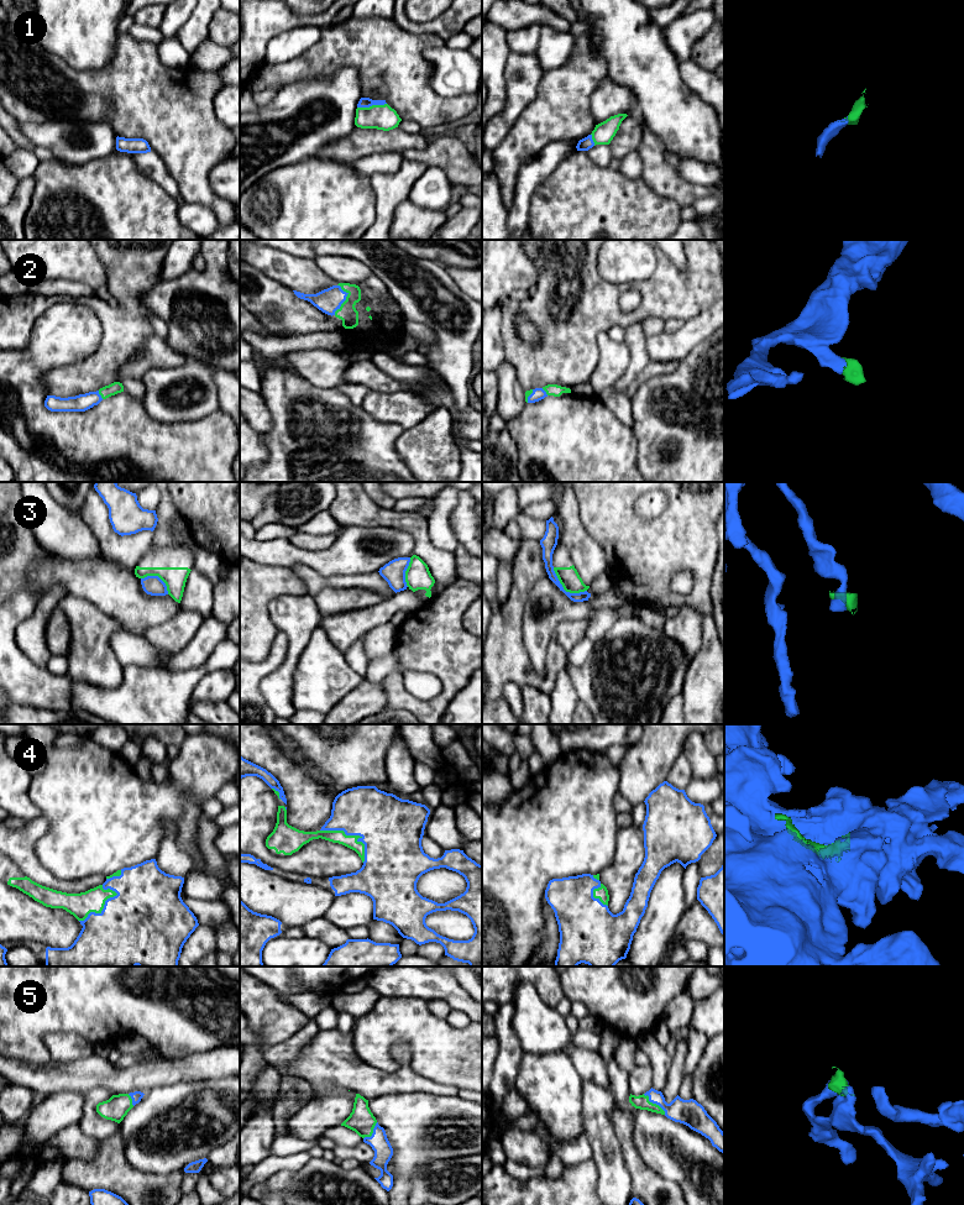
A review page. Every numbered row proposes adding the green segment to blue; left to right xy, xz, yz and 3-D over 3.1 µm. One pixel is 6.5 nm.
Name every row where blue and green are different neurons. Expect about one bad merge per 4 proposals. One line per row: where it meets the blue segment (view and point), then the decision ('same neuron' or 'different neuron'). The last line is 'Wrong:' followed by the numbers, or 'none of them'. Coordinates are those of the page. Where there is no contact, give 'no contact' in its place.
1: xz (371, 105) | same neuron
2: xz (345, 299) | same neuron
3: yz (564, 590) | different neuron
4: xz (352, 834) | same neuron
5: yz (654, 1103) | same neuron
Wrong: 3

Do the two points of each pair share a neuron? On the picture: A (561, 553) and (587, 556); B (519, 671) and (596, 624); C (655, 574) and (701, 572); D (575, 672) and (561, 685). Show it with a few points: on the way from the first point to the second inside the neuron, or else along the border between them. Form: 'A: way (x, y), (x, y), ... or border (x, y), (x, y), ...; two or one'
A: border (560, 543), (567, 550), (574, 564); two
B: border (520, 635), (533, 668), (541, 672); two
C: way (666, 564), (690, 564); one
D: border (565, 668), (580, 700); two

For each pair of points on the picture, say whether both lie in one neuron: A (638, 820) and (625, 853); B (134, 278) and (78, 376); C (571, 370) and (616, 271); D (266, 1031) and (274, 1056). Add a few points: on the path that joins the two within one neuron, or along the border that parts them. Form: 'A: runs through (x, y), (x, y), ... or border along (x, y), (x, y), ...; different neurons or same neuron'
A: border along (633, 823), (642, 828); different neurons
B: runs through (127, 304), (127, 321), (122, 338), (104, 356); same neuron
C: border along (597, 256), (597, 272), (604, 279), (632, 286); different neurons
D: border along (297, 1031), (286, 1040), (268, 1046), (263, 1058); different neurons

